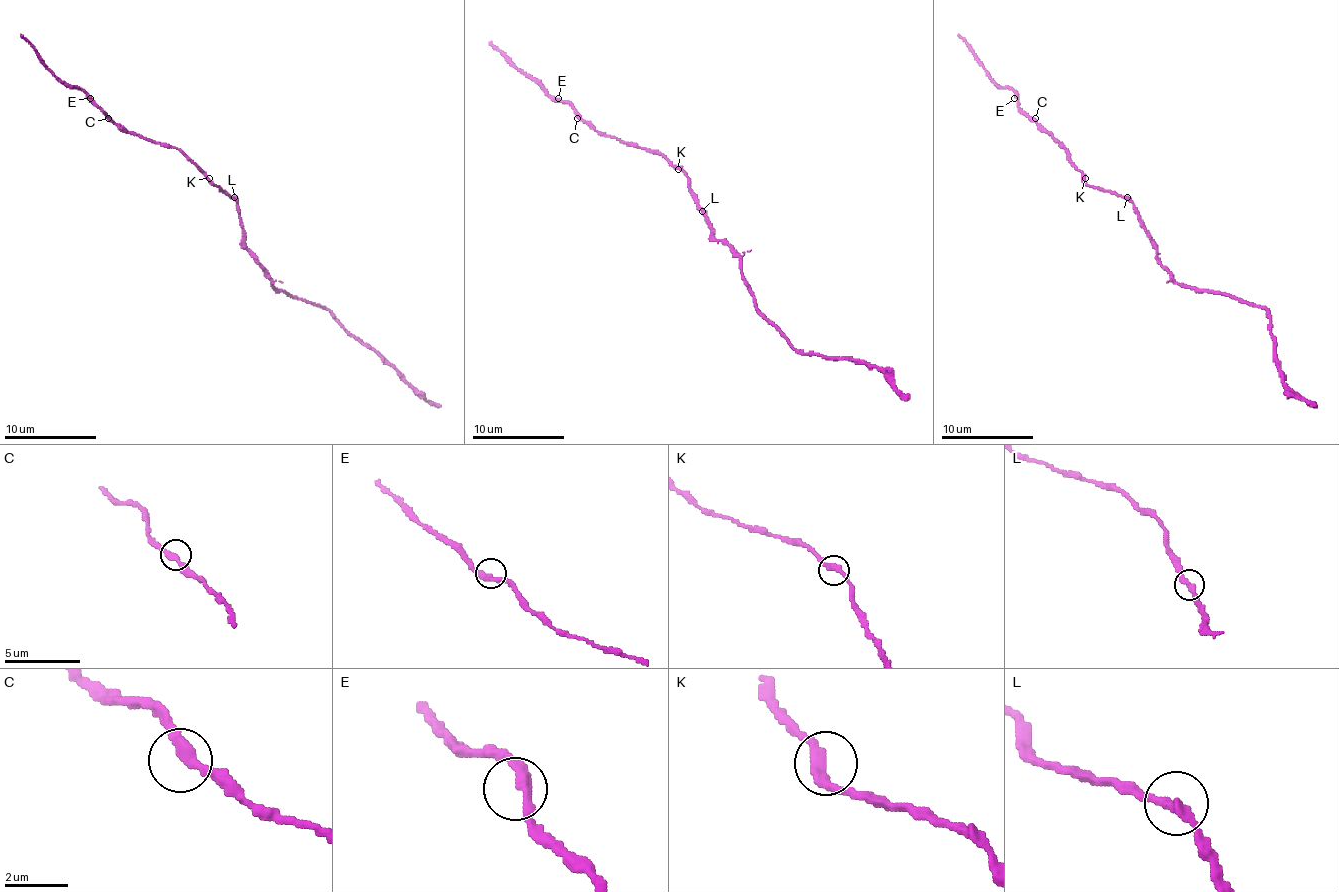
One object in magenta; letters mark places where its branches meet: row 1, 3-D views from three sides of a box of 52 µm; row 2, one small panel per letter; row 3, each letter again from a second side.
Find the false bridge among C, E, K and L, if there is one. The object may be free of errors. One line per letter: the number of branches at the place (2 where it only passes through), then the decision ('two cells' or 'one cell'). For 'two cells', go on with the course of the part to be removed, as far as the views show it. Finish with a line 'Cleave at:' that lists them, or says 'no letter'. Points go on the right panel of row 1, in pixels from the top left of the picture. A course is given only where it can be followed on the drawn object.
C: branches 2; one cell
E: branches 2; one cell
K: branches 2; one cell
L: branches 2; one cell
Cleave at: no letter

